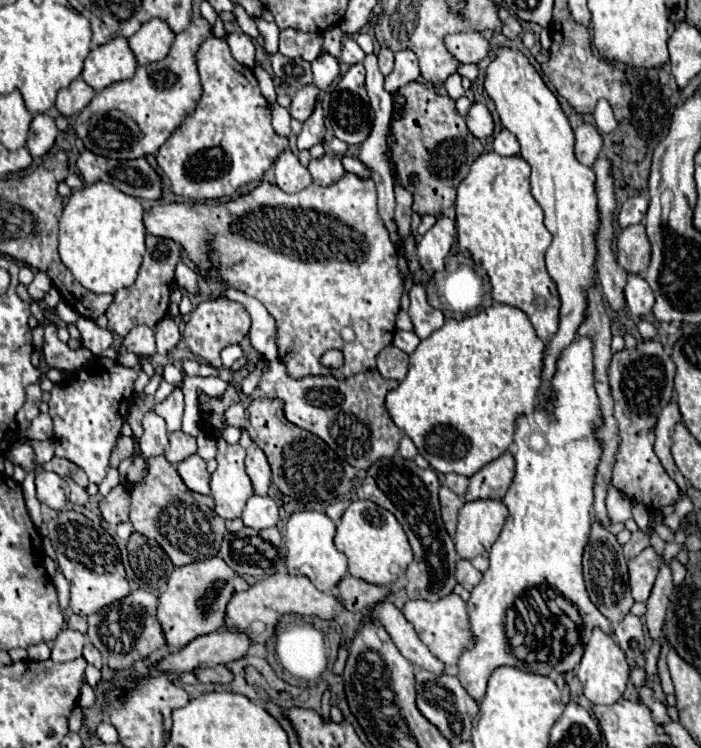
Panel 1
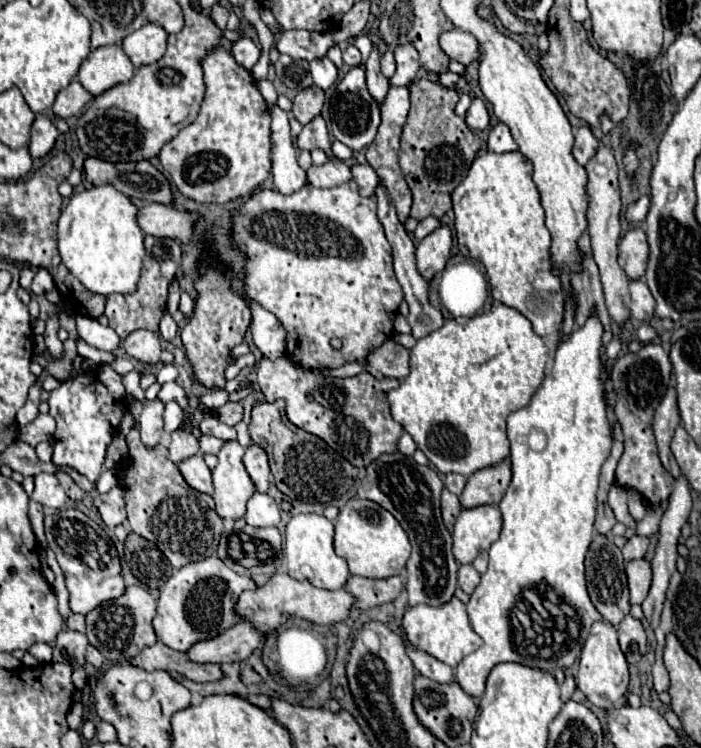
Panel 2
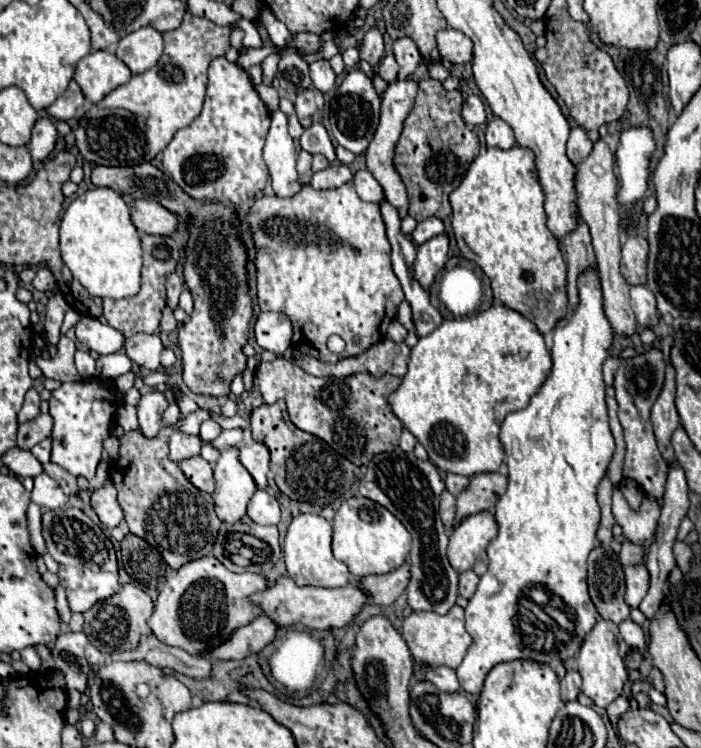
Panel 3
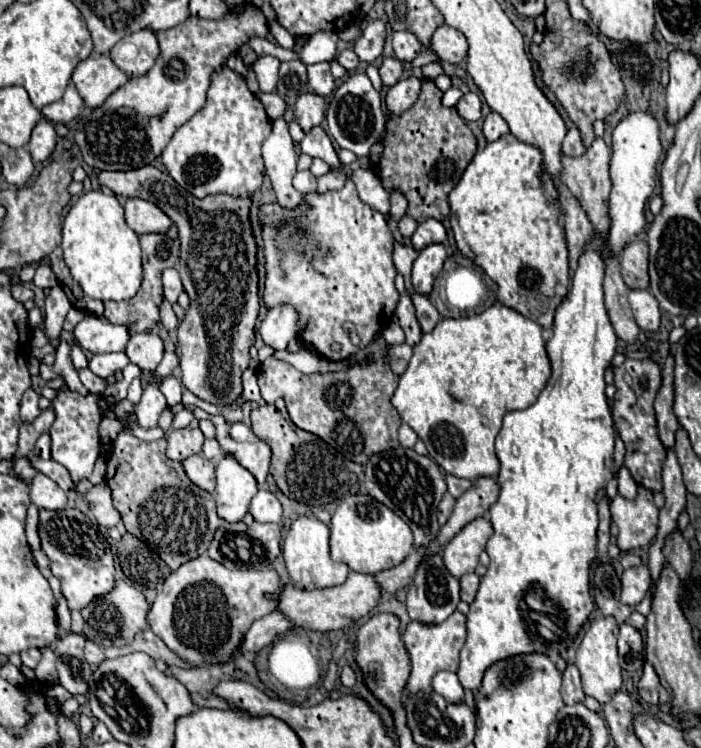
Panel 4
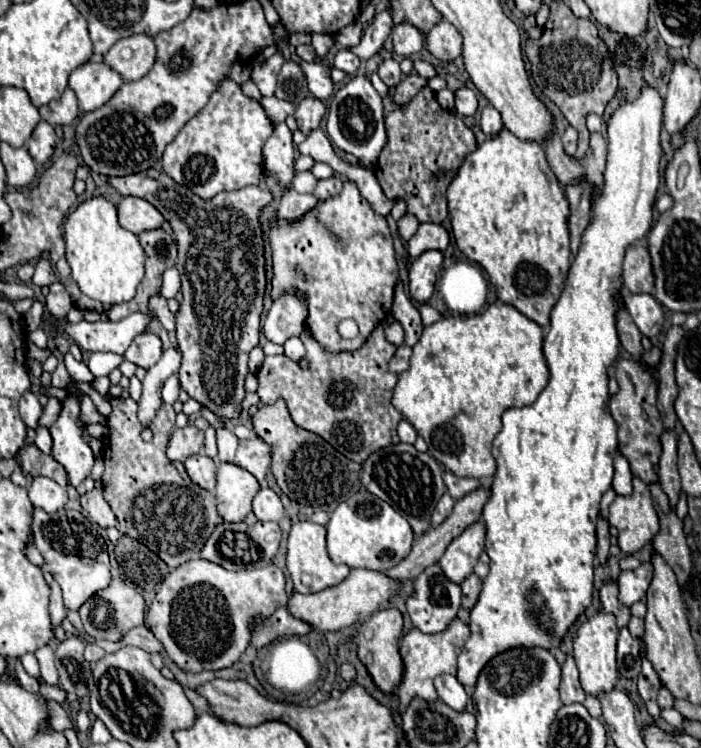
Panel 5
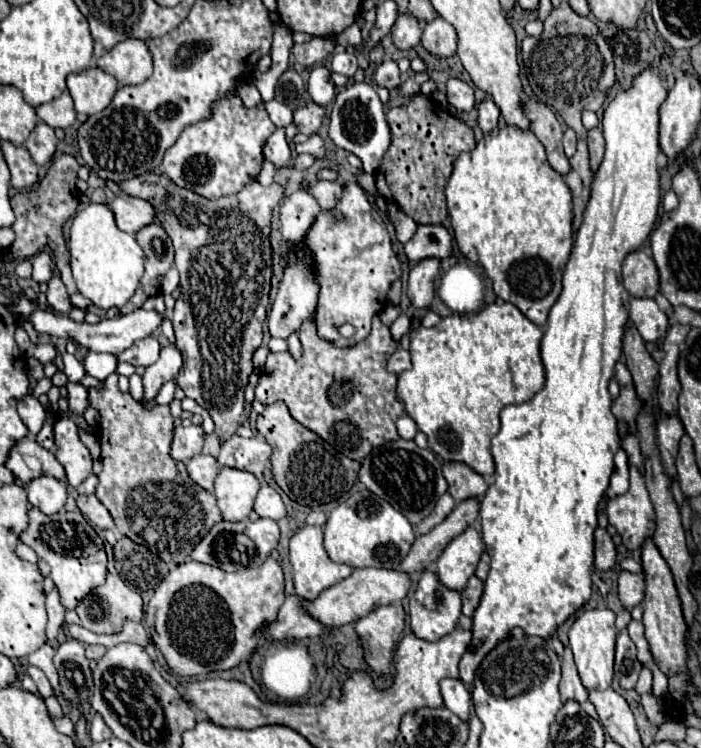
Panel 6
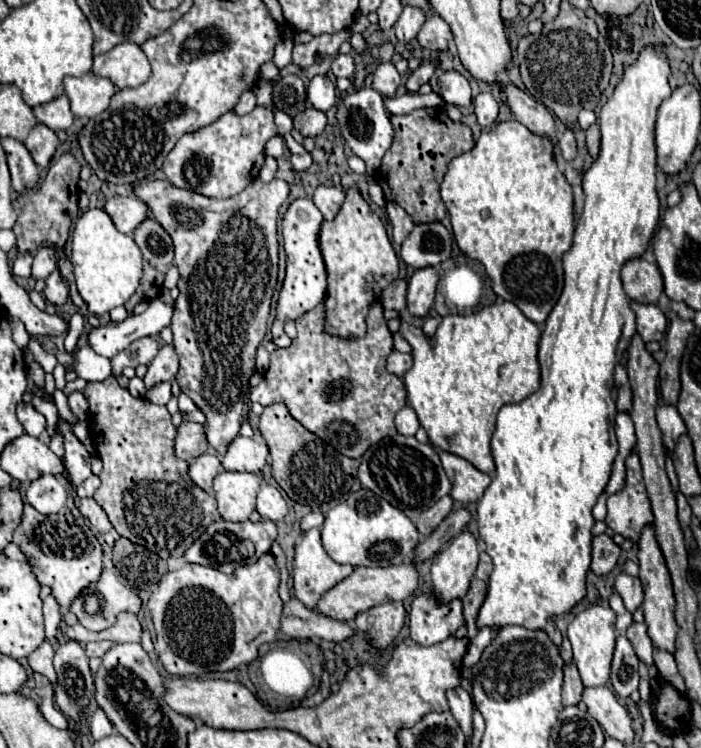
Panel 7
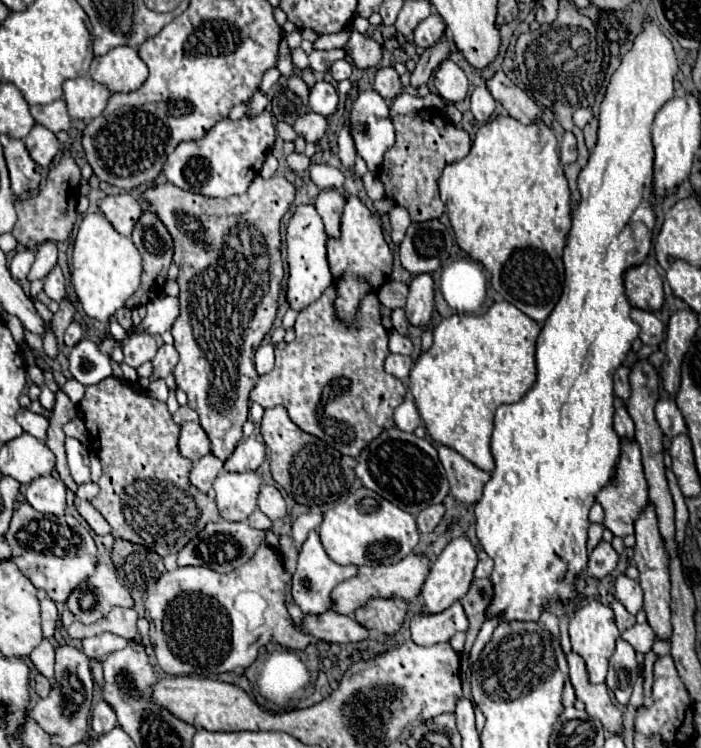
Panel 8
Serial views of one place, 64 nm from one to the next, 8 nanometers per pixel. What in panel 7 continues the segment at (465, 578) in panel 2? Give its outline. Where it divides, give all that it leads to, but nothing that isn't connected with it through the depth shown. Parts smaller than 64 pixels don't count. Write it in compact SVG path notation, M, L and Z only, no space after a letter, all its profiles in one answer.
M474 578L472 584L470 584L470 590L466 592L466 596L462 598L462 604L464 604L464 618L466 618L466 626L468 626L468 638L472 640L478 632L478 626L476 626L476 618L478 618L478 610L480 606L484 604L486 600L486 592L488 592L488 584Z

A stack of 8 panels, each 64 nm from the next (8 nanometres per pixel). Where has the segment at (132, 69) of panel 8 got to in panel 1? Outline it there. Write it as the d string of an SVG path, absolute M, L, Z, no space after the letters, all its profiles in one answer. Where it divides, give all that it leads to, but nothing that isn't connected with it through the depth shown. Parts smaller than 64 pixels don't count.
M154 18L146 22L134 36L130 36L128 44L138 64L150 64L162 60L168 54L172 40L174 32L170 30L170 26L164 20Z

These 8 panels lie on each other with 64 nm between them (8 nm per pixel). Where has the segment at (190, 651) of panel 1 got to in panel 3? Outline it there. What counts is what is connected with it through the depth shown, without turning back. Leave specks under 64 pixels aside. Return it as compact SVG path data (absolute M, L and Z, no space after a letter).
M260 616L254 622L250 622L248 626L238 628L232 638L228 642L224 642L222 646L214 648L210 652L212 658L220 658L220 660L240 660L246 658L254 652L260 652L266 644L270 644L276 636L276 622L270 620L268 616Z

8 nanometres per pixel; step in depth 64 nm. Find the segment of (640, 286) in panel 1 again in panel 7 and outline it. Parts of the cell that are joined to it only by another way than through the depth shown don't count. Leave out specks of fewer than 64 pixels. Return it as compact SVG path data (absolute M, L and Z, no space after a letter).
M632 302L630 308L636 314L638 334L642 336L642 340L644 342L660 342L666 334L666 326L668 326L668 320L660 312L660 308L654 304L646 306L646 304L638 304L638 302Z

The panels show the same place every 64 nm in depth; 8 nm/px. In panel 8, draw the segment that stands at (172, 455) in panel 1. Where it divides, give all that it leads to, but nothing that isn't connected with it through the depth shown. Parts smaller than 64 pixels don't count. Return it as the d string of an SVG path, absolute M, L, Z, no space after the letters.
M184 422L180 432L180 454L198 462L210 452L210 440L198 422Z

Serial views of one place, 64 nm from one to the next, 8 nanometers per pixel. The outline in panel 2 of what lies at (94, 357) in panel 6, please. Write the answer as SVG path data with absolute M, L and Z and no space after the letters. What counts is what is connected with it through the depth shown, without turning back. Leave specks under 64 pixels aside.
M116 354L116 358L110 362L110 366L112 366L120 376L124 376L124 374L128 374L128 372L134 370L132 360L126 358L126 356L118 356L118 354Z

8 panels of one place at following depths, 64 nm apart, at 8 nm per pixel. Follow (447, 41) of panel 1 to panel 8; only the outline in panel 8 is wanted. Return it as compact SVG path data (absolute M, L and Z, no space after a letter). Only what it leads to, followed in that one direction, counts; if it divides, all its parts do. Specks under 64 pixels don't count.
M430 14L414 30L414 44L420 46L420 48L430 48L430 46L434 46L442 38L444 30L446 30L444 20L438 14Z

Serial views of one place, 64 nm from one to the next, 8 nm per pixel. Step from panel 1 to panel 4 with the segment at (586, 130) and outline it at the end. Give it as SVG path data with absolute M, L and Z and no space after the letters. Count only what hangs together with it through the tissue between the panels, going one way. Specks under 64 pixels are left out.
M570 128L570 130L566 132L566 138L564 138L564 142L562 142L562 152L564 152L566 156L582 156L582 154L586 152L586 148L584 148L584 144L582 144L582 140L580 140L578 128Z

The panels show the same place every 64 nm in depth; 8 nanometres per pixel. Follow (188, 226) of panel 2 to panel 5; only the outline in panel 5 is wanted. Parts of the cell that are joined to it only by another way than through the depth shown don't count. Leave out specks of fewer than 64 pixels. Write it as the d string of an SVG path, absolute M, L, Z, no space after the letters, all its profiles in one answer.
M124 196L116 208L118 208L118 222L122 224L122 228L130 230L132 234L160 228L160 224L164 222L162 214L142 198Z

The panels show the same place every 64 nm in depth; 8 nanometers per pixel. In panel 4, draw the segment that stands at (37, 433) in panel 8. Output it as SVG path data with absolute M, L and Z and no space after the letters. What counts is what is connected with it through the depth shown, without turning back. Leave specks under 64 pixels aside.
M28 388L26 392L24 392L24 396L22 396L22 404L20 404L20 416L22 416L22 420L24 422L32 422L42 410L40 410L40 406L38 406L38 394L32 390L32 388Z

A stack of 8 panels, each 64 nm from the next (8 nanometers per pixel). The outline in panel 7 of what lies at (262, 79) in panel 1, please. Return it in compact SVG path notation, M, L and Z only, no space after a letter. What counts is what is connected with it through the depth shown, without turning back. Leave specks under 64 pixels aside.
M272 106L272 112L274 112L274 120L276 120L278 134L280 134L280 136L290 134L290 132L292 132L292 118L290 118L286 112L282 112L282 110L278 110L278 108L274 108L274 106Z

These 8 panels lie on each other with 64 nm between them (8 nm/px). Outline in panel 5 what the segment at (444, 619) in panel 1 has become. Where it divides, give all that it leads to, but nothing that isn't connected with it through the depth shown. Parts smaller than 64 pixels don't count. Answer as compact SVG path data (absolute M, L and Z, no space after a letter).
M454 618L450 622L450 626L440 634L428 636L424 632L418 632L416 628L412 628L402 638L400 656L404 662L404 674L402 674L402 682L396 688L400 712L404 712L410 704L410 700L414 700L414 698L438 700L438 694L434 688L434 678L440 674L456 674L456 658L458 658L458 652L464 648L464 642L468 640L468 636L470 636L470 628L460 618Z

